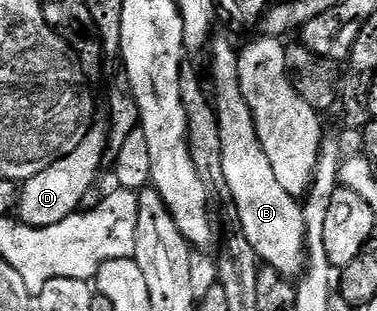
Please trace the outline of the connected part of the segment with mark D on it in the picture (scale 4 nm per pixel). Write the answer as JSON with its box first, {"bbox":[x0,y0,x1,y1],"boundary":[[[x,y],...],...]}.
{"bbox":[16,120,109,226],"boundary":[[[102,120],[95,121],[80,148],[68,152],[68,156],[56,160],[56,164],[44,168],[44,172],[21,183],[16,207],[17,217],[30,226],[47,226],[60,224],[60,220],[72,216],[83,205],[81,202],[89,196],[90,189],[98,178],[98,169],[106,158],[106,142],[109,138],[109,125]]]}

